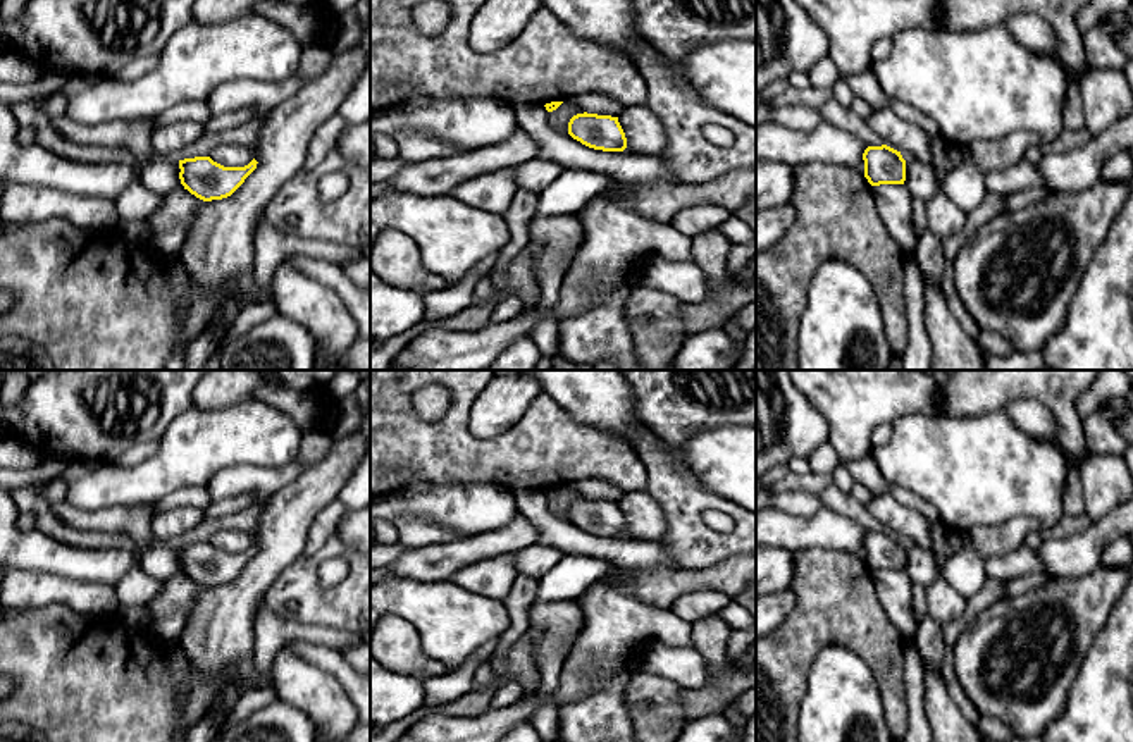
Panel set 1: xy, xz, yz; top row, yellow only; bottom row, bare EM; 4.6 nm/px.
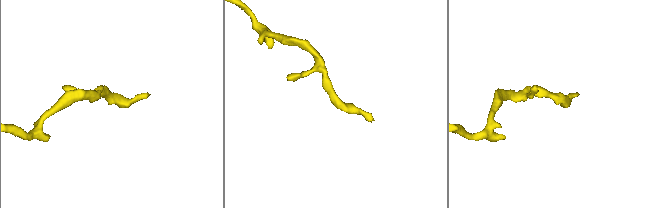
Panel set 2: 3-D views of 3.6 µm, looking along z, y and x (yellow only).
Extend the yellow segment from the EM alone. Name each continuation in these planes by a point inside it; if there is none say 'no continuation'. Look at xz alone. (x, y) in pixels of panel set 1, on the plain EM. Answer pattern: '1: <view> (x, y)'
no continuation

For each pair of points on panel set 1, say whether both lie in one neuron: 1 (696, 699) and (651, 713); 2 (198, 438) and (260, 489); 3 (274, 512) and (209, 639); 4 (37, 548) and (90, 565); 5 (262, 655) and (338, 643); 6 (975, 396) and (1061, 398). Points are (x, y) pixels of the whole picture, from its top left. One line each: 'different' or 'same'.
1: different
2: different
3: same
4: same
5: same
6: same

